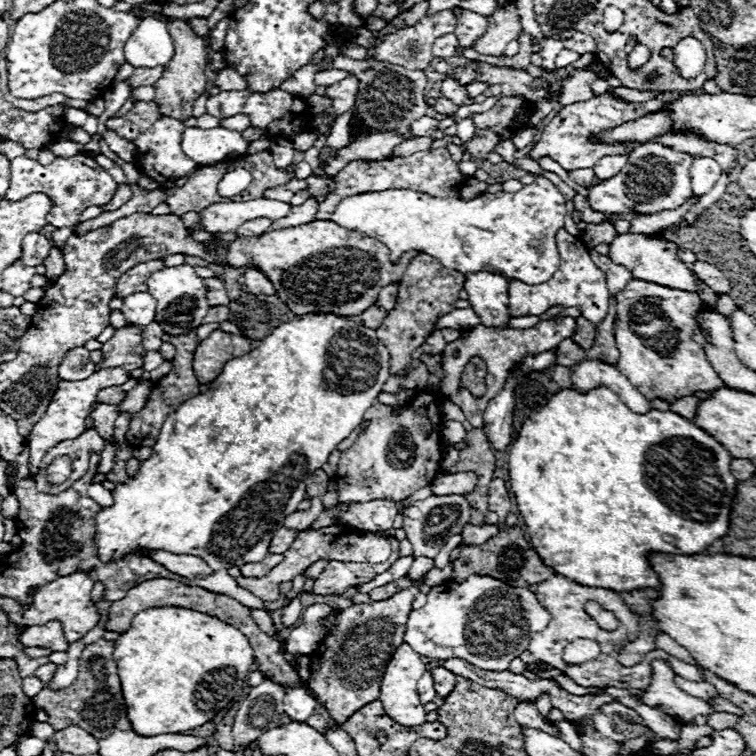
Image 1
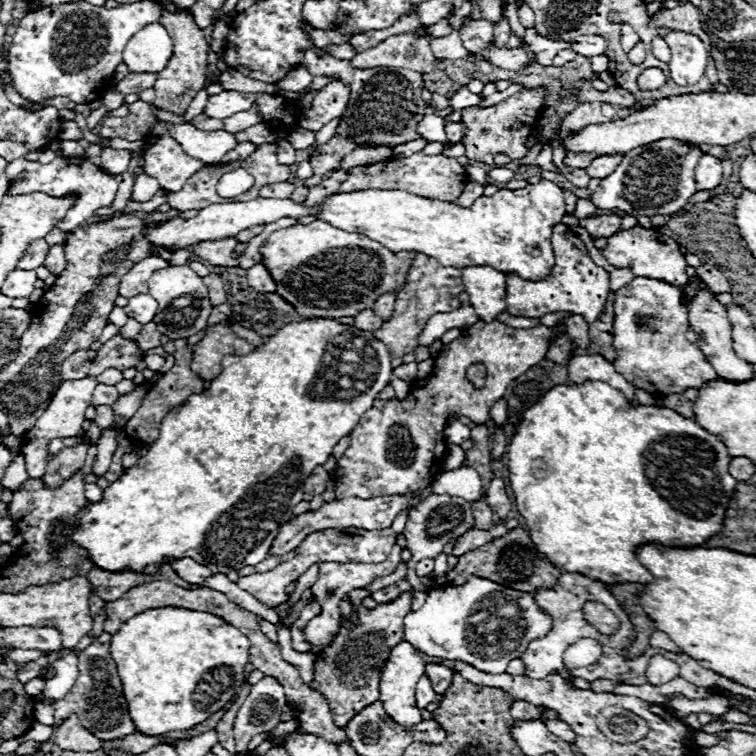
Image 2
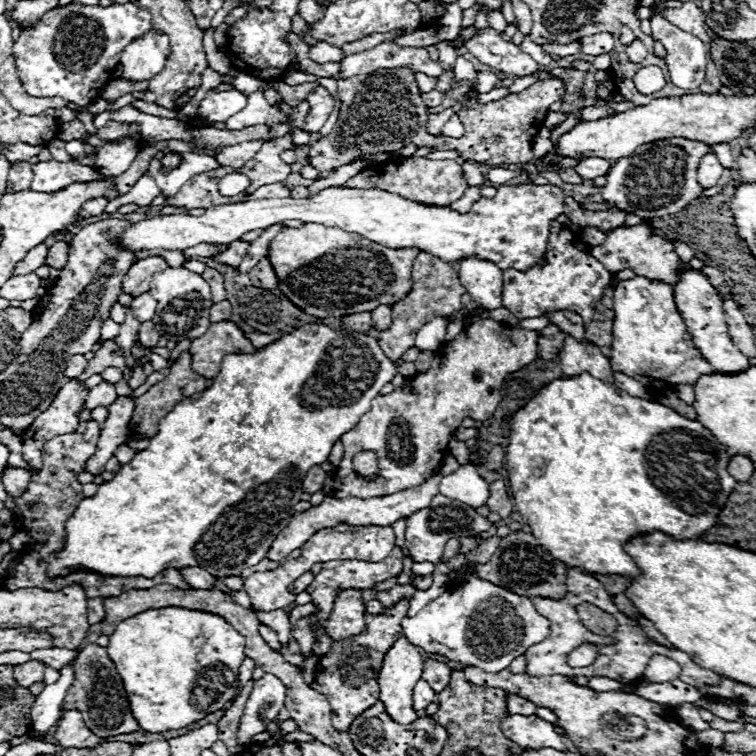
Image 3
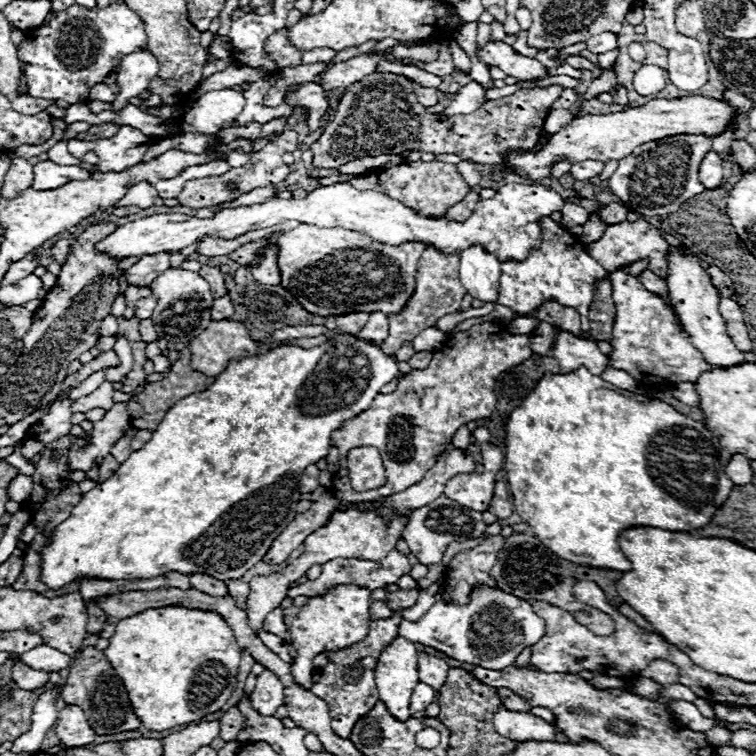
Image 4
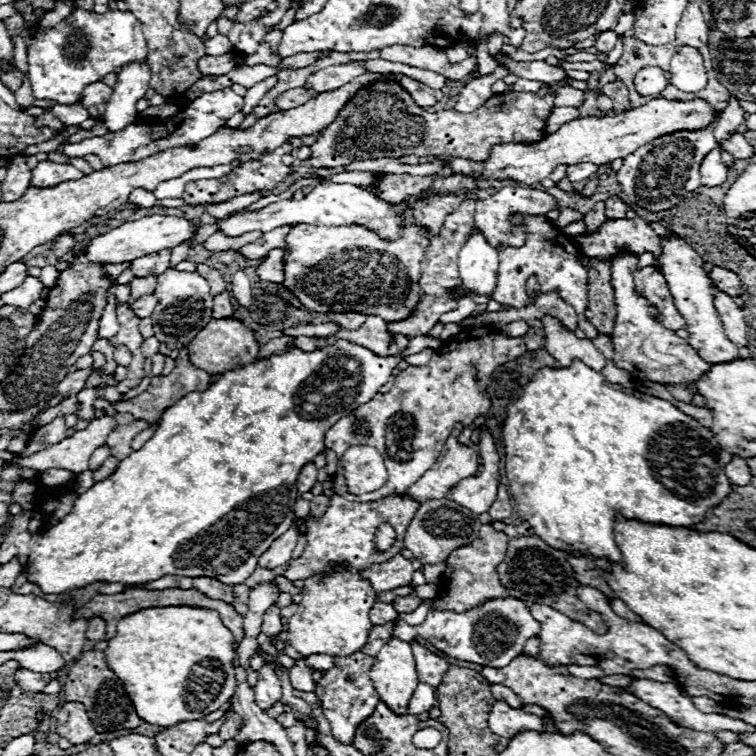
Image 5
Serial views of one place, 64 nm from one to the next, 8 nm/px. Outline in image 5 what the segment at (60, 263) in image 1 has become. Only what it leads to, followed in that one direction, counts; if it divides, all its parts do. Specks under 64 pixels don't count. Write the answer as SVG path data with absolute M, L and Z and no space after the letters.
M60 234L60 236L52 242L52 252L54 252L56 256L64 256L72 246L74 246L74 236L72 236L72 234Z

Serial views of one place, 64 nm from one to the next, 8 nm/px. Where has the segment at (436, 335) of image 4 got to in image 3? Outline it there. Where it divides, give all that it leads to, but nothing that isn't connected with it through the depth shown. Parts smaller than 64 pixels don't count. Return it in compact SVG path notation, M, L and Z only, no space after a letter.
M434 318L416 334L416 348L436 352L442 346L446 335L446 318Z

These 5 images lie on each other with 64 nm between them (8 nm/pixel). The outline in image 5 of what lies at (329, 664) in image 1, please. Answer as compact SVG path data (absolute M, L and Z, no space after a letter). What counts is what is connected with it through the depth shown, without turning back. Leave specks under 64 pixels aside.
M396 620L386 622L382 626L374 626L370 630L368 642L354 652L354 656L346 656L346 658L334 658L334 668L322 672L320 682L316 684L316 694L320 696L322 702L322 712L326 716L326 720L330 722L330 730L334 734L336 740L340 740L342 744L354 744L354 734L356 728L362 724L362 720L370 718L376 704L380 702L372 680L370 680L370 668L376 660L376 654L380 652L380 648L392 638L392 626Z

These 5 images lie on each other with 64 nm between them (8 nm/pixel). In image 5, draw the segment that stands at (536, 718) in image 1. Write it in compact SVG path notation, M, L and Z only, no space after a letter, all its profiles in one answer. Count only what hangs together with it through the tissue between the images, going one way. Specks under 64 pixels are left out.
M490 684L490 692L494 694L496 700L506 700L512 708L522 708L520 698L508 686L504 686L504 684Z

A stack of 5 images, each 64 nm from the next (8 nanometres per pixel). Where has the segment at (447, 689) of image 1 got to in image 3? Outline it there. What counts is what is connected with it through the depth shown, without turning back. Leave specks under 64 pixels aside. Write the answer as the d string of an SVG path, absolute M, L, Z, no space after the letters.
M424 660L424 668L422 668L422 680L426 680L436 692L442 692L442 688L446 688L448 678L450 678L450 668L444 662L438 660Z

